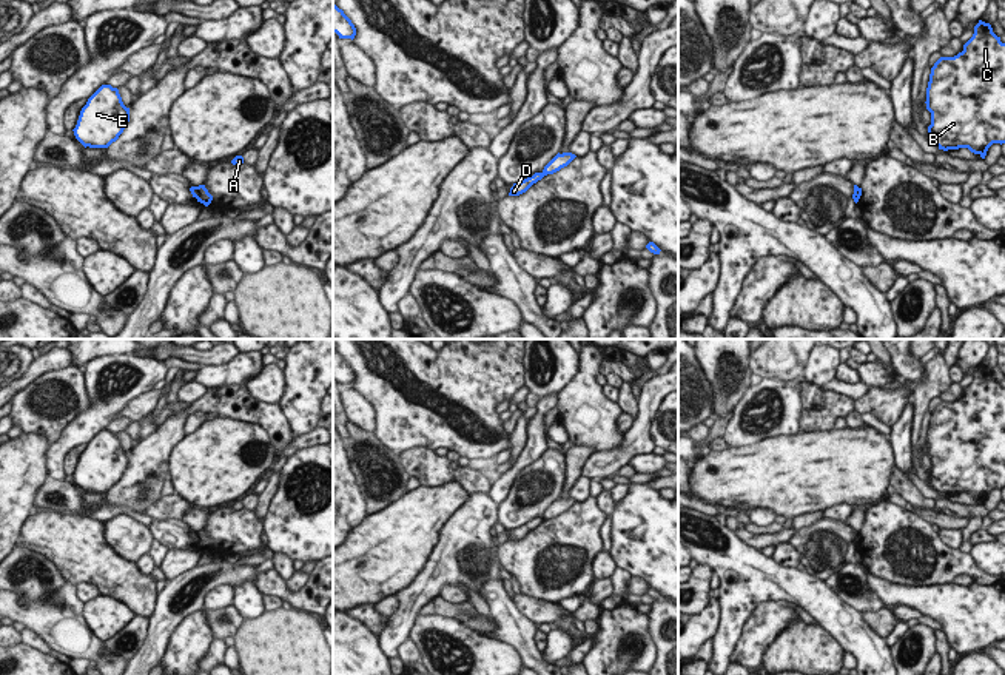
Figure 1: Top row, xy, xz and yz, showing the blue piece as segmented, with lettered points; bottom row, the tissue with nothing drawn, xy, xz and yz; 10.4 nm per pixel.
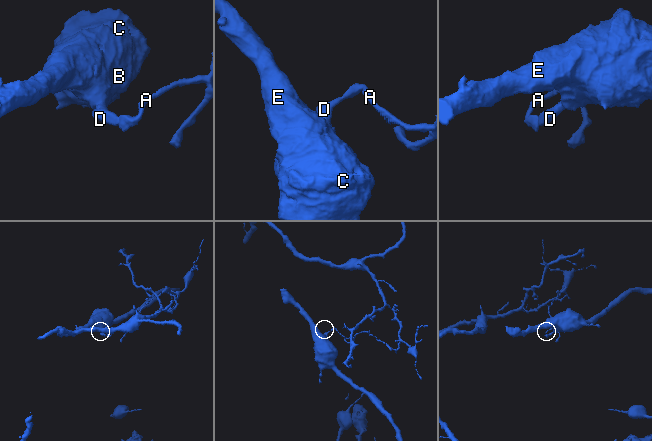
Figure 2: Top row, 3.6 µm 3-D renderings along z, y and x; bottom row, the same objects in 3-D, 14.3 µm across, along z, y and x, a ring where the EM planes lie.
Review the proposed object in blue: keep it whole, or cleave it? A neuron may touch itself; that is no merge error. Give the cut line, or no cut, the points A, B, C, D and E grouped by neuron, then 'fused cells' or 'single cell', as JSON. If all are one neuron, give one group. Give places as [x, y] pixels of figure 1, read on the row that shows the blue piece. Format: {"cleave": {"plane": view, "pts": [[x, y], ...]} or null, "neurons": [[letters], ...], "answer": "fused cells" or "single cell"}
{"cleave": {"plane": "xy", "pts": [[196, 187], [198, 198]]}, "neurons": [["A"], ["B", "C", "D", "E"]], "answer": "fused cells"}

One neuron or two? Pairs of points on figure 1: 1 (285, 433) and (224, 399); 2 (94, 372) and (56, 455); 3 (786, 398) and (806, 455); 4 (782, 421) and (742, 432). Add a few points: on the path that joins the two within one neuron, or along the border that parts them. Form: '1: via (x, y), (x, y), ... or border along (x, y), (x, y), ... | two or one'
1: via (270, 418), (239, 404) | one
2: via (130, 361), (145, 375), (91, 423) | one
3: border along (797, 432), (788, 436), (768, 436), (762, 441) | two
4: via (773, 421), (760, 421), (751, 426) | one

